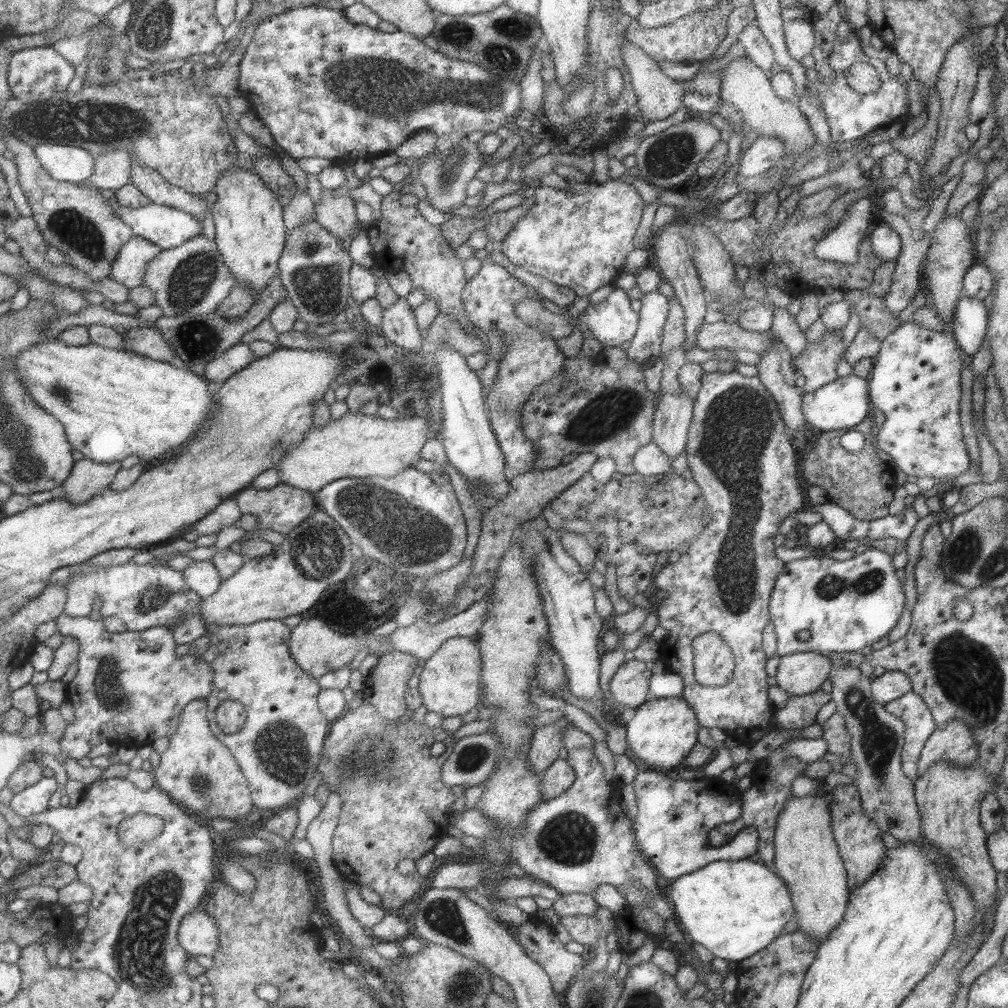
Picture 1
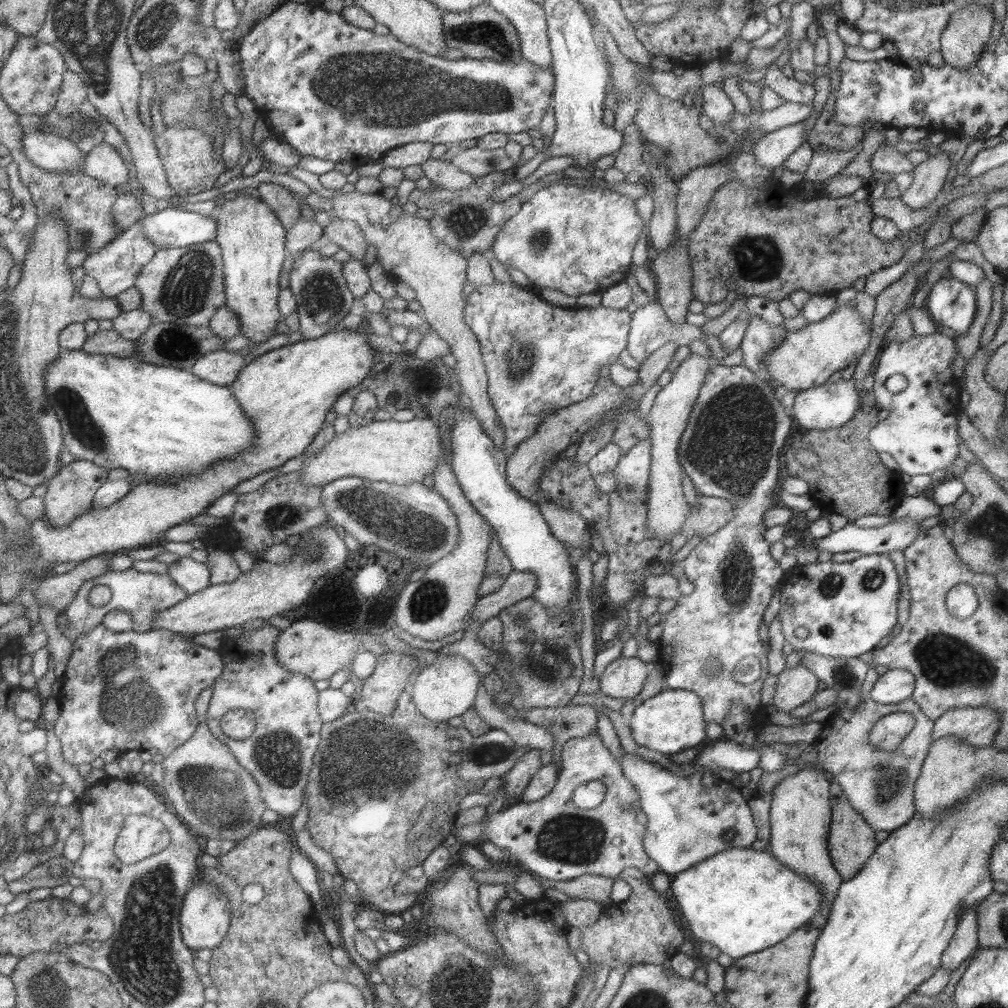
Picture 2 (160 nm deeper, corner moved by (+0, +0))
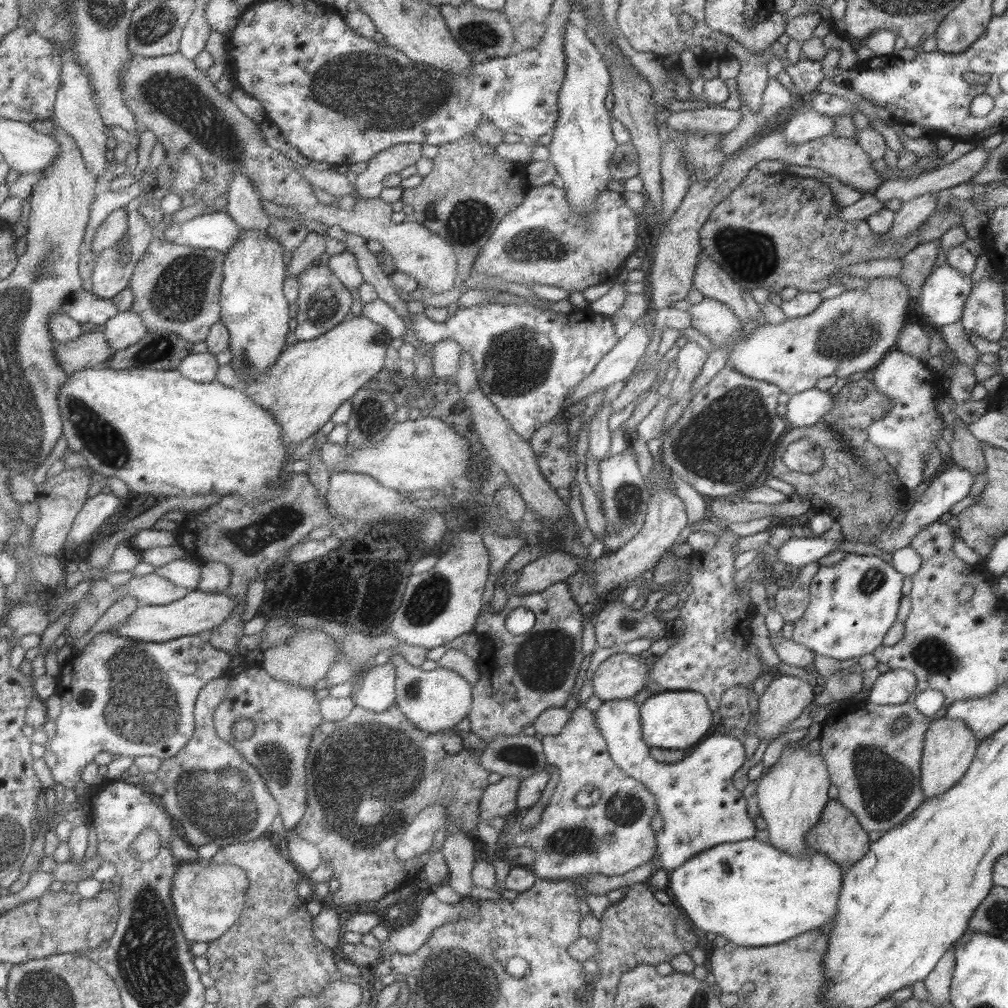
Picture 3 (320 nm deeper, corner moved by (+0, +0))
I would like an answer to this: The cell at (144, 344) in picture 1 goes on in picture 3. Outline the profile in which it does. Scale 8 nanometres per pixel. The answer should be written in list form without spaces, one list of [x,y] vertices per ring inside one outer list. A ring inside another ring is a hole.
[[[105,332],[84,333],[81,338],[71,342],[56,344],[56,359],[70,375],[78,370],[108,366],[110,358],[115,354],[107,342]]]

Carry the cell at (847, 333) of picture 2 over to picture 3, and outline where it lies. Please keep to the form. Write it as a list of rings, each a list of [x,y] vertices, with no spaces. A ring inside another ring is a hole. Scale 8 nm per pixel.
[[[877,277],[876,279],[871,279],[871,282],[867,282],[867,287],[865,289],[861,288],[861,290],[849,289],[838,296],[829,299],[821,299],[819,305],[817,305],[809,314],[806,314],[802,317],[797,317],[793,319],[786,319],[785,322],[781,322],[781,324],[761,324],[761,326],[757,326],[751,334],[741,334],[742,324],[735,318],[735,313],[727,306],[724,305],[723,302],[719,302],[714,298],[703,297],[699,302],[692,304],[686,310],[689,315],[689,321],[691,321],[691,328],[699,331],[699,333],[705,335],[709,342],[714,348],[724,348],[724,346],[728,346],[731,341],[733,342],[732,347],[727,354],[726,366],[729,366],[733,370],[740,372],[743,376],[747,378],[754,378],[755,380],[768,382],[769,384],[778,386],[780,388],[780,392],[783,395],[783,398],[788,397],[790,395],[794,395],[805,390],[809,390],[809,388],[813,388],[815,386],[815,382],[819,380],[819,378],[823,378],[823,376],[836,376],[836,378],[845,378],[850,374],[855,372],[865,372],[869,369],[874,369],[875,365],[893,348],[895,348],[895,342],[897,341],[897,337],[899,337],[899,333],[901,333],[901,328],[906,324],[905,308],[907,308],[907,302],[910,299],[908,296],[908,290],[904,287],[895,277],[891,277],[888,279],[882,279],[881,277]]]

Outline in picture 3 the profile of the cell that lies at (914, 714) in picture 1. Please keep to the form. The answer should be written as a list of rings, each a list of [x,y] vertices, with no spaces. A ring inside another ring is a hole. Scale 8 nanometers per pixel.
[[[848,700],[834,708],[820,723],[818,735],[821,756],[826,766],[830,783],[838,790],[838,802],[860,823],[867,832],[884,832],[903,822],[924,802],[920,787],[920,758],[923,750],[923,734],[929,723],[929,717],[921,715],[914,704],[905,702],[899,705],[877,705],[866,700]],[[899,718],[908,720],[907,727],[899,734],[891,734],[892,724]]]

